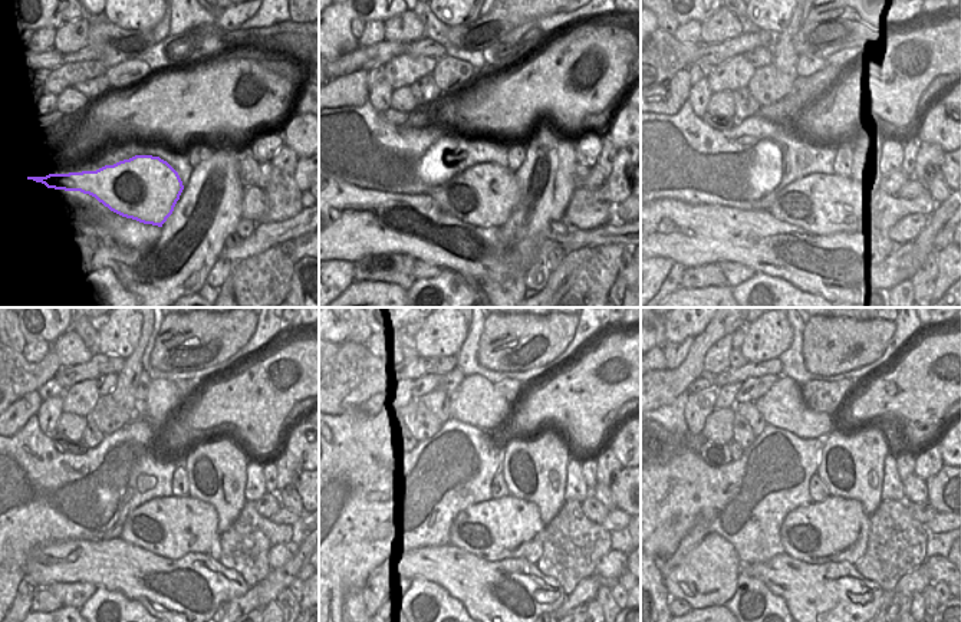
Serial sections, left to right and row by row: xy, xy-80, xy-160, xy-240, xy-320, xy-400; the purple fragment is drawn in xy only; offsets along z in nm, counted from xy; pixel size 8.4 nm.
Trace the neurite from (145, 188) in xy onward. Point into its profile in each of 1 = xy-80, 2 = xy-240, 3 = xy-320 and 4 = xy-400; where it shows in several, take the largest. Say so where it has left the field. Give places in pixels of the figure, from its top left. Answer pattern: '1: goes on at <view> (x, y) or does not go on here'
1: goes on at xy-80 (484, 194)
2: goes on at xy-240 (170, 527)
3: goes on at xy-320 (494, 530)
4: goes on at xy-400 (835, 530)

